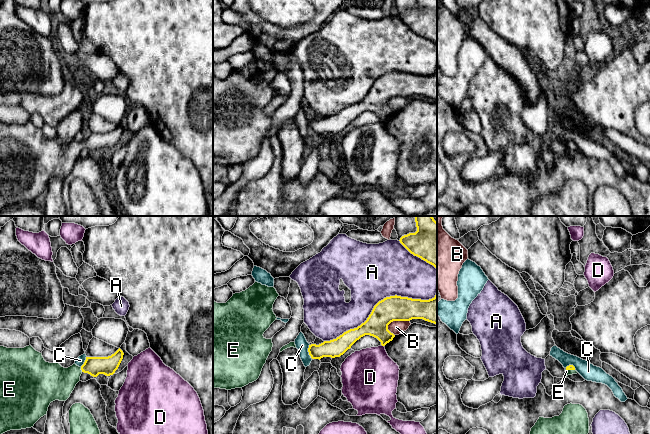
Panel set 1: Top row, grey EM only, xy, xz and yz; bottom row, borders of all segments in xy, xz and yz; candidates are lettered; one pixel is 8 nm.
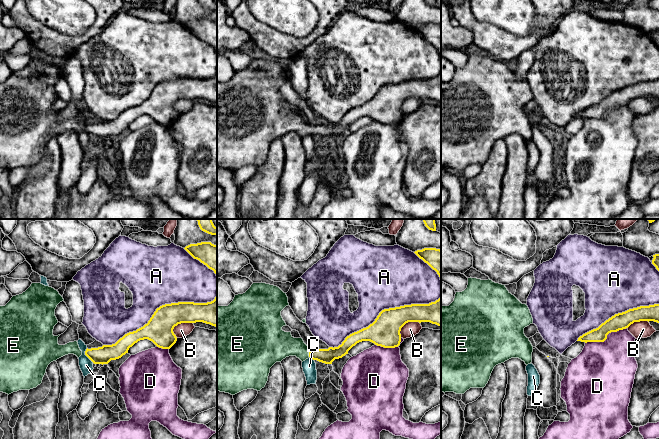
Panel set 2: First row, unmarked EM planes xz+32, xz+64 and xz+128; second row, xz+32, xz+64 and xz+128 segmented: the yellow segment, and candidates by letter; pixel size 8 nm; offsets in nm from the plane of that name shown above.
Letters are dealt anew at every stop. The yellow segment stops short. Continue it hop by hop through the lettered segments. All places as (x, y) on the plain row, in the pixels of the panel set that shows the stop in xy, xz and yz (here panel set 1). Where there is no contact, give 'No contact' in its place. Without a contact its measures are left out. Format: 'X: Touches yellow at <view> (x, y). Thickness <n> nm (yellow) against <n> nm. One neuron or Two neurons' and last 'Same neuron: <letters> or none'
A: Touches yellow at xz (378, 78). Thickness 200 nm (yellow) against 460 nm. Two neurons
B: Touches yellow at xz (396, 96). Thickness 200 nm (yellow) against 110 nm. Two neurons
C: Touches yellow at xz (308, 127). Thickness 140 nm (yellow) against 100 nm. Two neurons
D: Touches yellow at xz (382, 121). Thickness 190 nm (yellow) against 400 nm. Two neurons
E: Touches yellow at xy (81, 145). Thickness 150 nm (yellow) against 280 nm. One neuron
Same neuron: E

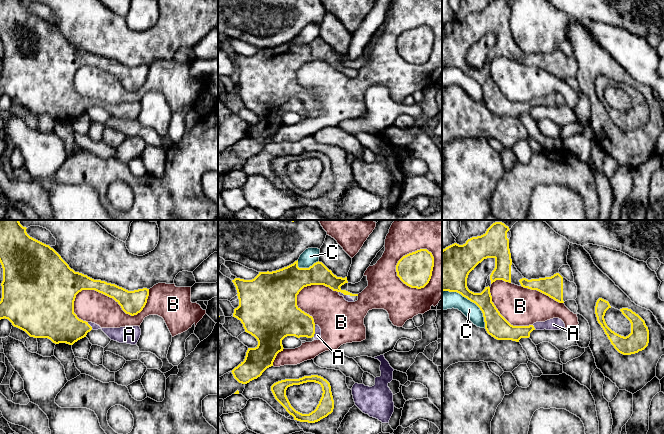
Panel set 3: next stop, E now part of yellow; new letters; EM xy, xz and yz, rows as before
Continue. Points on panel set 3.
A: Touches yellow at xz (314, 107). Thickness 280 nm (yellow) against 60 nm. One neuron
B: Touches yellow at xy (111, 73). Thickness 190 nm (yellow) against 260 nm. Two neurons
C: Touches yellow at yz (470, 76). Thickness 240 nm (yellow) against 160 nm. Two neurons
Same neuron: A

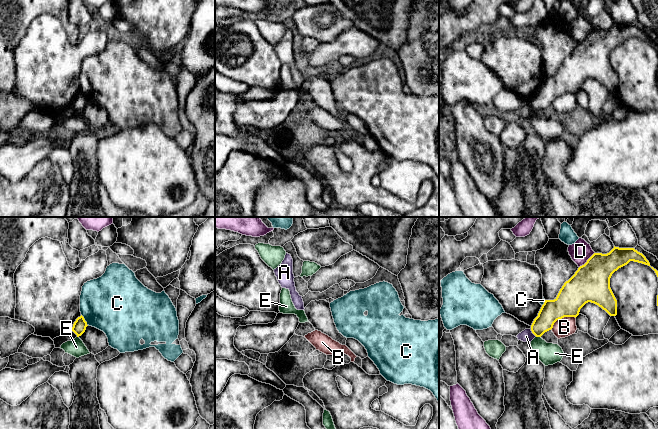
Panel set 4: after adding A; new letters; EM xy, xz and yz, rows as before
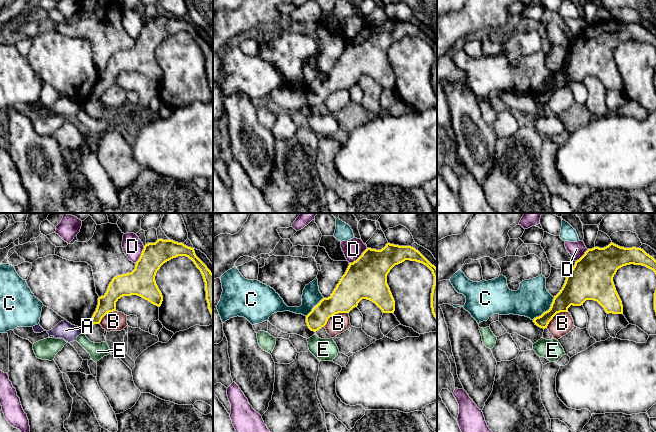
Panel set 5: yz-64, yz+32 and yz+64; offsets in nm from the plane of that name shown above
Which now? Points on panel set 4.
A: Touches yellow at yz (533, 109). Thickness 180 nm (yellow) against 100 nm. Two neurons
B: Touches yellow at yz (561, 94). Thickness 240 nm (yellow) against 150 nm. Two neurons
C: Touches yellow at xy (84, 96). Thickness 110 nm (yellow) against 460 nm. Two neurons
D: Touches yellow at yz (587, 36). Thickness 300 nm (yellow) against 170 nm. Two neurons
E: Touches yellow at yz (538, 112). Thickness 180 nm (yellow) against 180 nm. Two neurons
Same neuron: none

